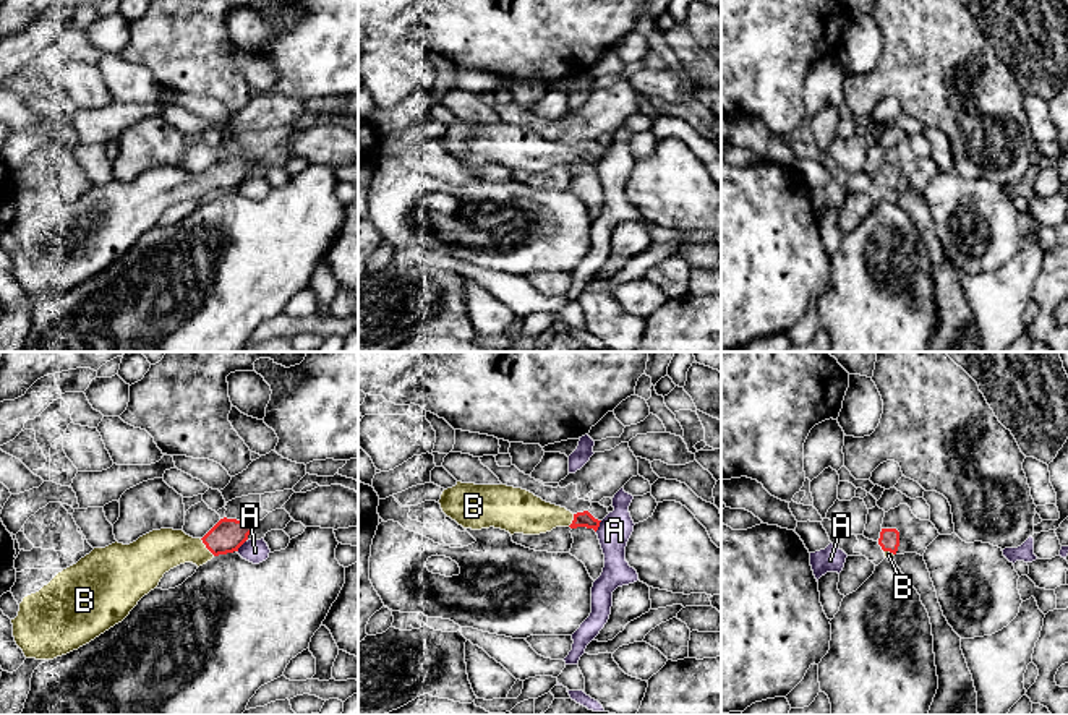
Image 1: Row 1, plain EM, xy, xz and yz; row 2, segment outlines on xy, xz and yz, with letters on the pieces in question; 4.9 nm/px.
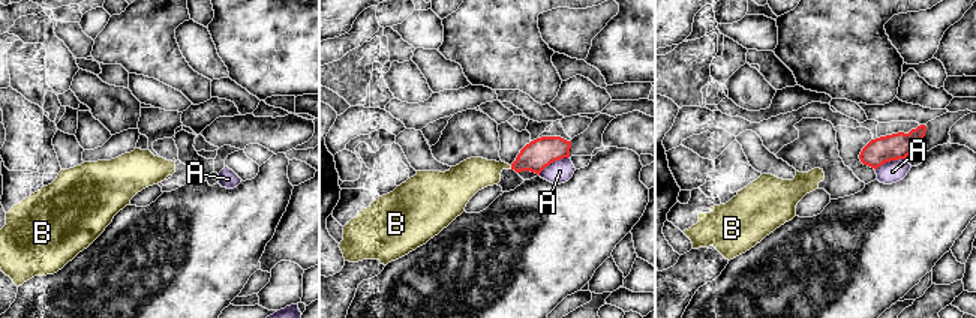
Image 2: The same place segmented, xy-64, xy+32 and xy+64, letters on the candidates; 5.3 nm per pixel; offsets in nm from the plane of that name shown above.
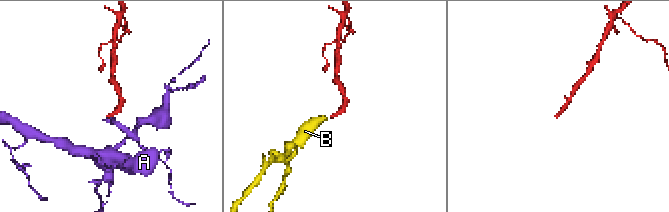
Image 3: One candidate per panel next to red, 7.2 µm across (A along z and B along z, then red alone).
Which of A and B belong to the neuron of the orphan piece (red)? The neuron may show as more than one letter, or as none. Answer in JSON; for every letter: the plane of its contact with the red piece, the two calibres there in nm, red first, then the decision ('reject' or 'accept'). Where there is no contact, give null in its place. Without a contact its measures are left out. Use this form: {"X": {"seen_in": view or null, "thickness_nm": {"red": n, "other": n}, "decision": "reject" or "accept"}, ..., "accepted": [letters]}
{"A": {"seen_in": "xy", "thickness_nm": {"red": 170, "other": 120}, "decision": "reject"}, "B": {"seen_in": "xy", "thickness_nm": {"red": 170, "other": 220}, "decision": "accept"}, "accepted": ["B"]}

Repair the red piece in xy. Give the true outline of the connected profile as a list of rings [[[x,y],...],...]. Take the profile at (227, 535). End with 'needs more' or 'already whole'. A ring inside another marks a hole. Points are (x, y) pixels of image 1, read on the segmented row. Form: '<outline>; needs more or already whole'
[[[220,519],[203,538],[152,530],[130,545],[94,548],[19,603],[13,637],[26,658],[53,660],[122,623],[165,572],[238,551],[256,520]]]; needs more

